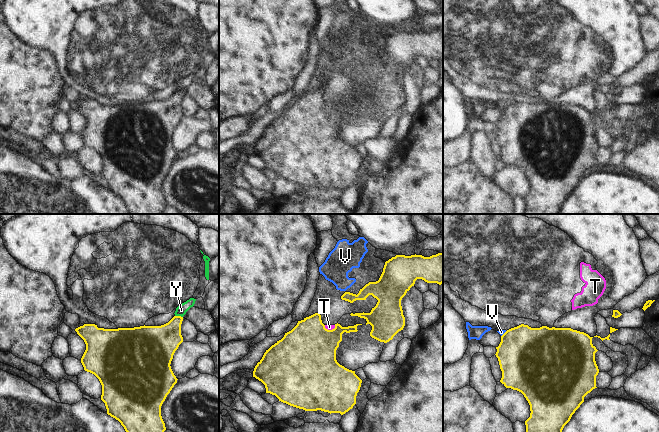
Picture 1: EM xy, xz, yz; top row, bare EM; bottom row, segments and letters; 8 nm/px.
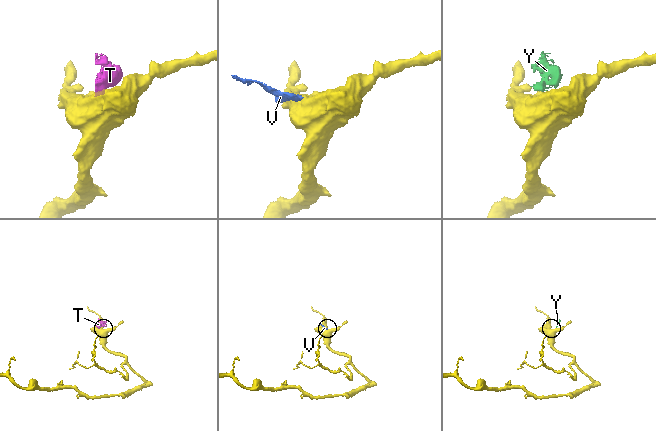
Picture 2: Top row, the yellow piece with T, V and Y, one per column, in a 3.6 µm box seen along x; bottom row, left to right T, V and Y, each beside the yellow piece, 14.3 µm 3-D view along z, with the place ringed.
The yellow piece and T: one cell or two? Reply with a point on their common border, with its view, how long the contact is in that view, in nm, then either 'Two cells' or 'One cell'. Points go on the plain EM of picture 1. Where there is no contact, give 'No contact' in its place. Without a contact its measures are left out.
Touches yellow at xz (329, 106). Shared border 100 nm. Two cells.

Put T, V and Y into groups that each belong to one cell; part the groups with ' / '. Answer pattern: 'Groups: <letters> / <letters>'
Groups: T V Y.

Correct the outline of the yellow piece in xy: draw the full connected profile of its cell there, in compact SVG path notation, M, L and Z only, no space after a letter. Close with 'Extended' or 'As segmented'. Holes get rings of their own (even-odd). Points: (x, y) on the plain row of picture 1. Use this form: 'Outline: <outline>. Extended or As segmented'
Outline: M174 92L161 102L104 105L84 100L75 105L86 120L81 134L84 146L99 155L107 190L121 199L128 214L161 214L166 206L161 182L178 156L170 140L183 118L182 97L183 93Z. As segmented.

